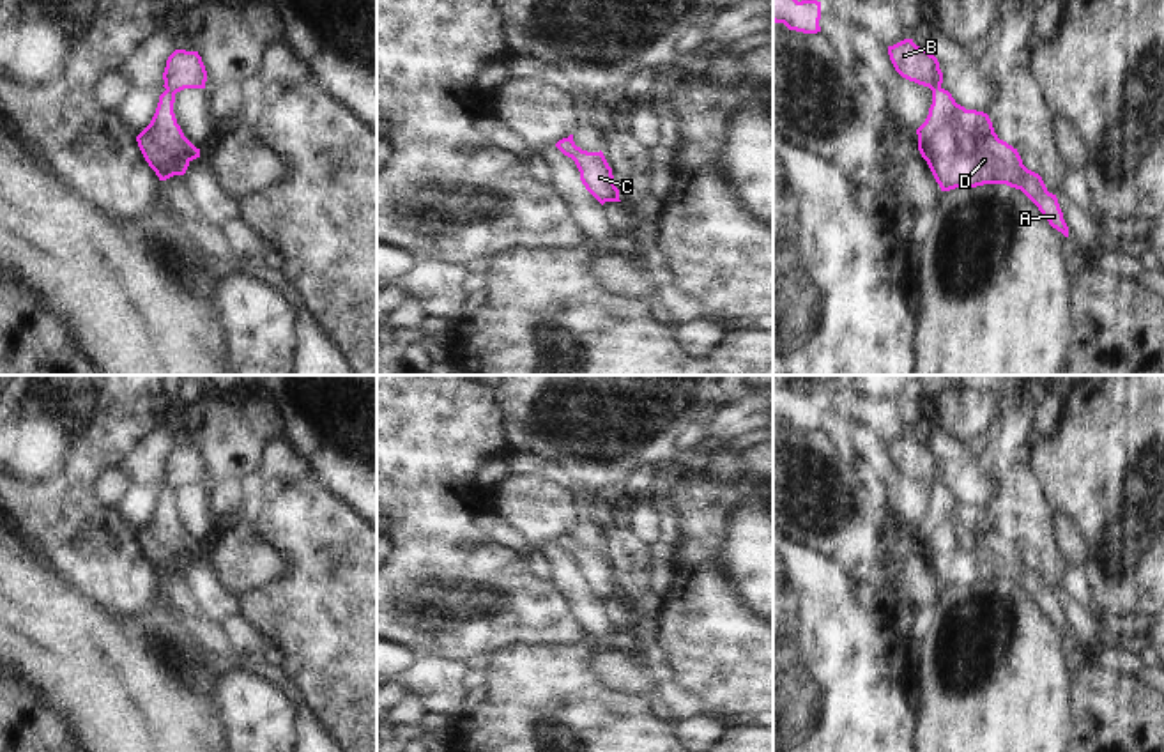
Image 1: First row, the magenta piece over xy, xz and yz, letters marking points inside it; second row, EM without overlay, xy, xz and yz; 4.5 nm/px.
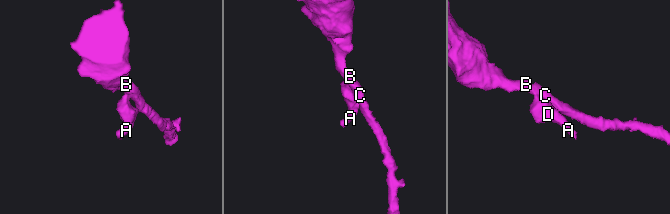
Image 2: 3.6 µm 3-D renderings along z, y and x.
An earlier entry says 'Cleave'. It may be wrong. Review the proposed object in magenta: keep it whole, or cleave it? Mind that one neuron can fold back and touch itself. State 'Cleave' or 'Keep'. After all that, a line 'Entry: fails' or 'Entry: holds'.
Cleave
Entry: holds

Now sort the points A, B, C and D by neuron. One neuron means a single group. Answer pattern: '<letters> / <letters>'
A D / B C

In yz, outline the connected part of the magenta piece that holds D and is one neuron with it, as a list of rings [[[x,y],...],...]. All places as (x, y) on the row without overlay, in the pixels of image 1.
[[[938,485],[916,531],[918,547],[941,587],[1007,580],[1021,586],[1049,621],[1068,633],[1056,591],[1022,561],[1017,545],[998,534],[987,510],[966,506],[948,487]]]

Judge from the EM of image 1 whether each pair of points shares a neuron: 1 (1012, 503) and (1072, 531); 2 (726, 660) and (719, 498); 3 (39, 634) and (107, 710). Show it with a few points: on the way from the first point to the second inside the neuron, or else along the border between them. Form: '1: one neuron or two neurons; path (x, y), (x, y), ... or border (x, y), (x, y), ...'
1: two neurons; border (1051, 512), (1055, 544), (1064, 558)
2: one neuron; path (701, 620), (701, 538)
3: one neuron; path (59, 653), (96, 690)

